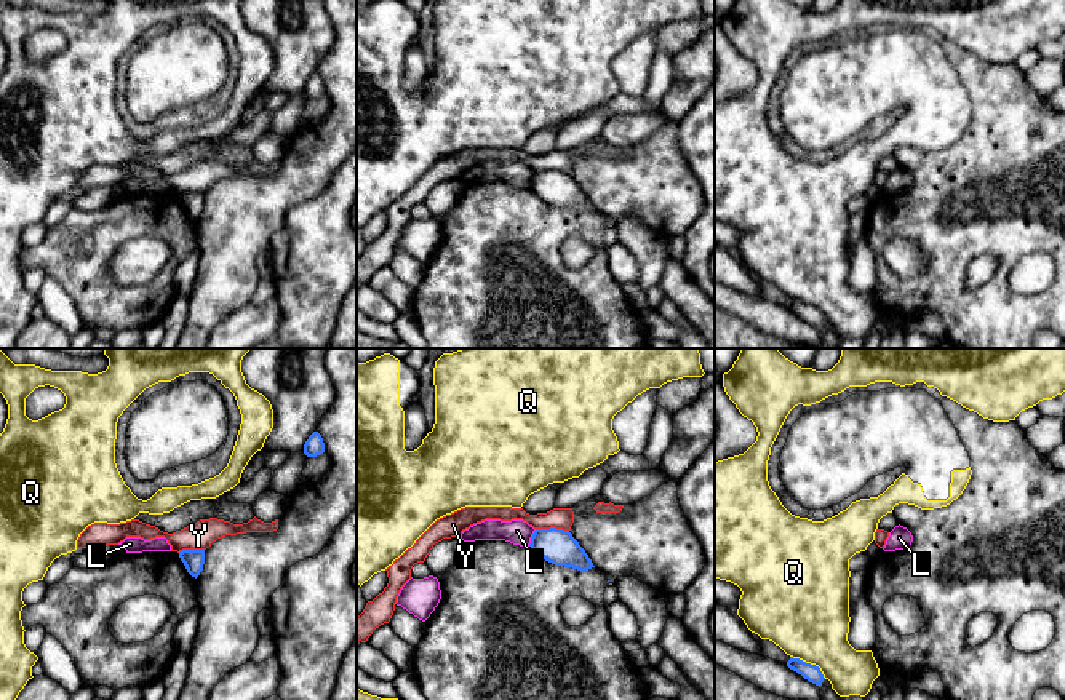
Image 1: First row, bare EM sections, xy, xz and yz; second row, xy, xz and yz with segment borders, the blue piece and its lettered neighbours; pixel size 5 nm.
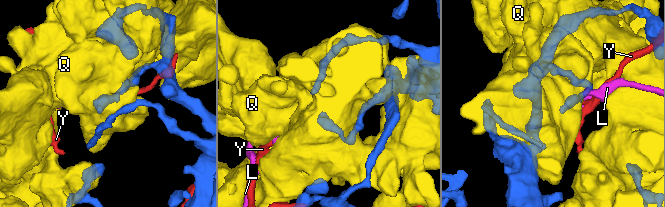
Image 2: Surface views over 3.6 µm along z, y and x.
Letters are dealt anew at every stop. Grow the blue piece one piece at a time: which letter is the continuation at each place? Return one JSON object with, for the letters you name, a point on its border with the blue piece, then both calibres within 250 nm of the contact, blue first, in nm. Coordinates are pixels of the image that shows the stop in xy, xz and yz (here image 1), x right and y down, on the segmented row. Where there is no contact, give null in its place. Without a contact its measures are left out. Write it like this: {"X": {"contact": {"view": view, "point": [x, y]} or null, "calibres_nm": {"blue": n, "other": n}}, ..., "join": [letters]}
{"join": []}

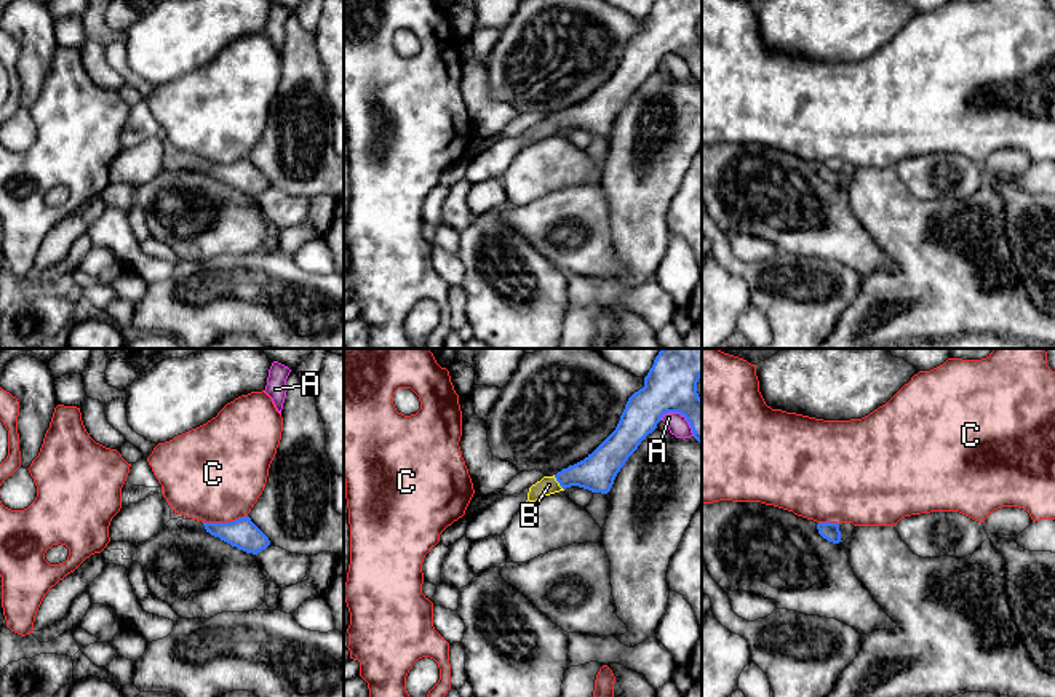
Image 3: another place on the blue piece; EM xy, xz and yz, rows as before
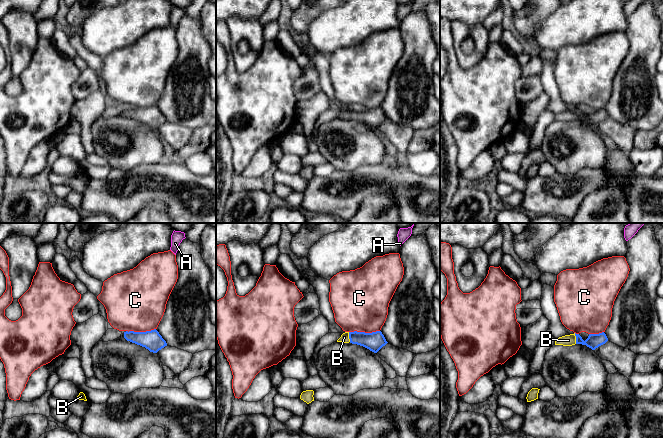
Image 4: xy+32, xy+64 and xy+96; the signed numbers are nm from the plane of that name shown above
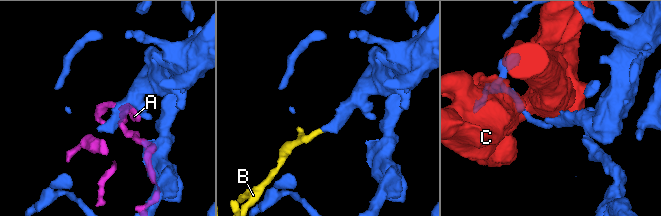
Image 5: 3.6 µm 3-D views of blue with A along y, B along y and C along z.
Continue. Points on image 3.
{"B": {"contact": {"view": "xz", "point": [558, 481]}, "calibres_nm": {"blue": 190, "other": 90}}, "join": ["B"]}

